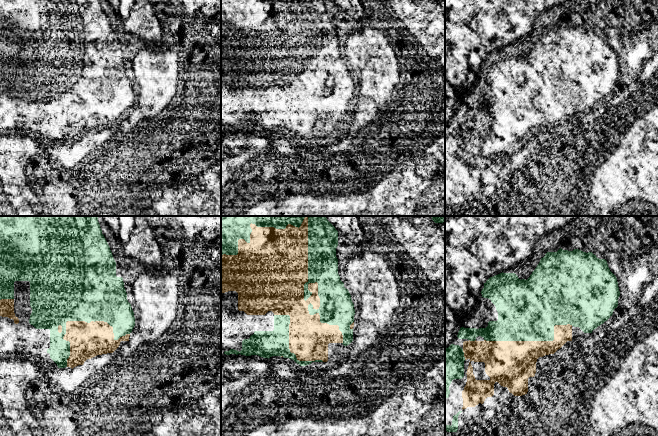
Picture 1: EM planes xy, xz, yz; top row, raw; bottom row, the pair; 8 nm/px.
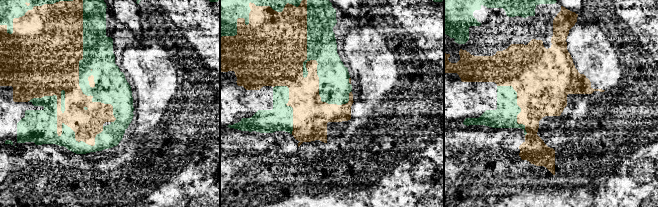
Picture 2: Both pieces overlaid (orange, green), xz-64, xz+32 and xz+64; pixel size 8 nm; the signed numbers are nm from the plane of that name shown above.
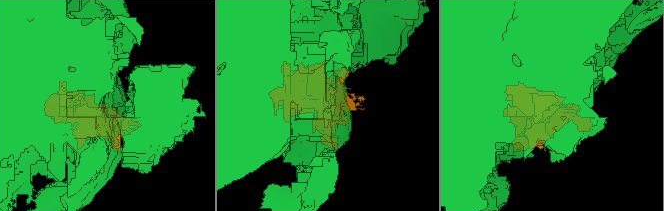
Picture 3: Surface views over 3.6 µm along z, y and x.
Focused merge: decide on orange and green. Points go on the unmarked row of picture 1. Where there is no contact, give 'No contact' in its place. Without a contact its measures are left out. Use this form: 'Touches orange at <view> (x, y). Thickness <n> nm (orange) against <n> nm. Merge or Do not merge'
Touches orange at xz (318, 73). Thickness 280 nm (orange) against 280 nm. Do not merge

